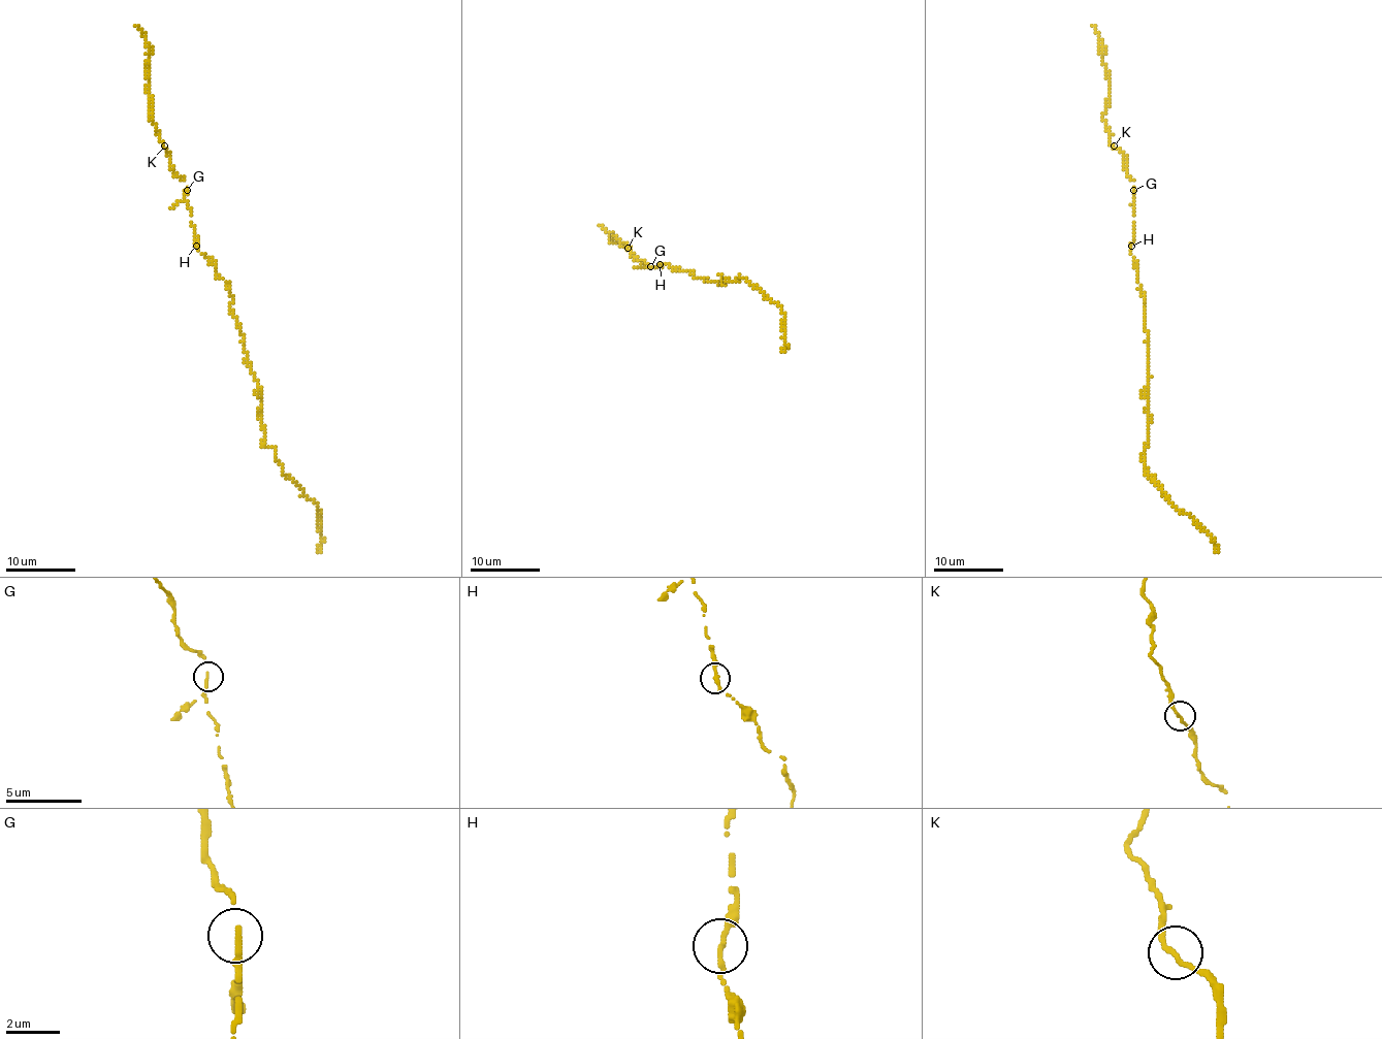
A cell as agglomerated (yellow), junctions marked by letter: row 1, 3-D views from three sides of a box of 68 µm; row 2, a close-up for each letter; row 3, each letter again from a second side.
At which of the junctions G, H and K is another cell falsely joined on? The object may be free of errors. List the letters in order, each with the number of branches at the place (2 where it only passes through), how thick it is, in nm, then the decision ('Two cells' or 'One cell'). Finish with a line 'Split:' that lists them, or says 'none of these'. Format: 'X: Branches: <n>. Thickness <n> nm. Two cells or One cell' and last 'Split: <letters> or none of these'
G: Branches: 2. Thickness 200 nm. One cell
H: Branches: 2. Thickness 200 nm. One cell
K: Branches: 2. Thickness 200 nm. One cell
Split: none of these

